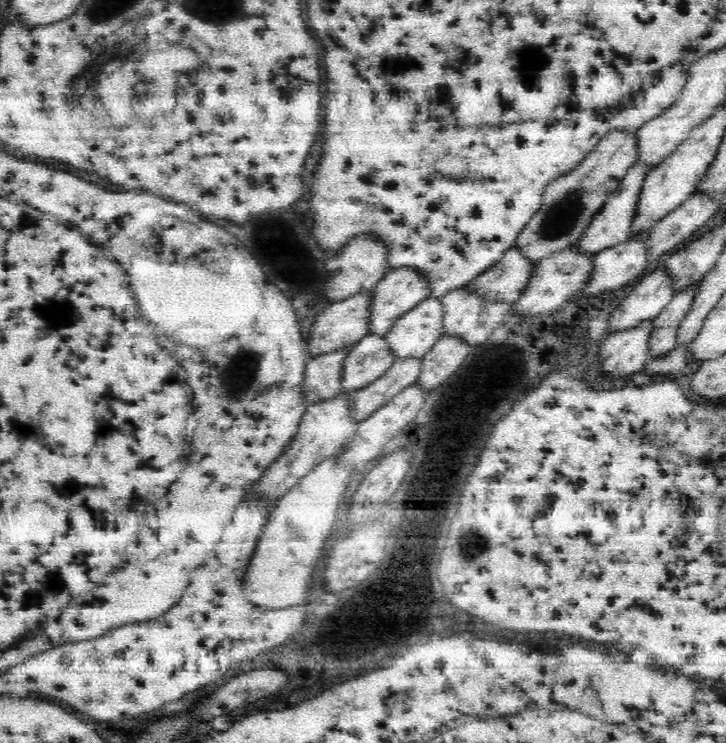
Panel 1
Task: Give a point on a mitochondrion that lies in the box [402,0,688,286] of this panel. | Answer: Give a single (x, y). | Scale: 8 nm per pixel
(562, 217)

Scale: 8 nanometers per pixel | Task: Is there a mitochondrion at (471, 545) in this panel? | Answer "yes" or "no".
yes

